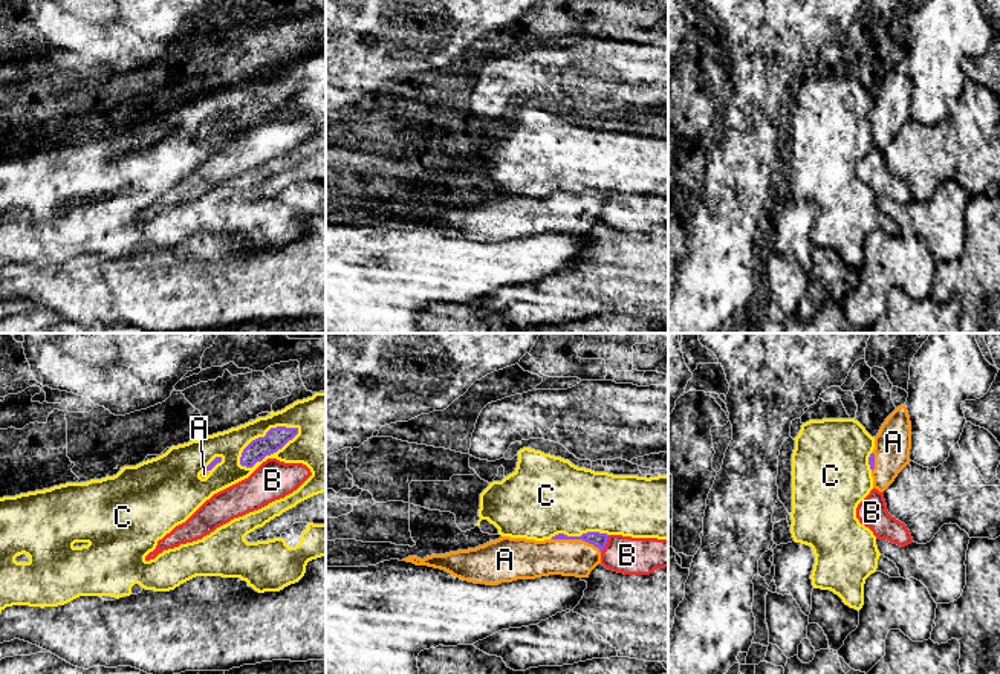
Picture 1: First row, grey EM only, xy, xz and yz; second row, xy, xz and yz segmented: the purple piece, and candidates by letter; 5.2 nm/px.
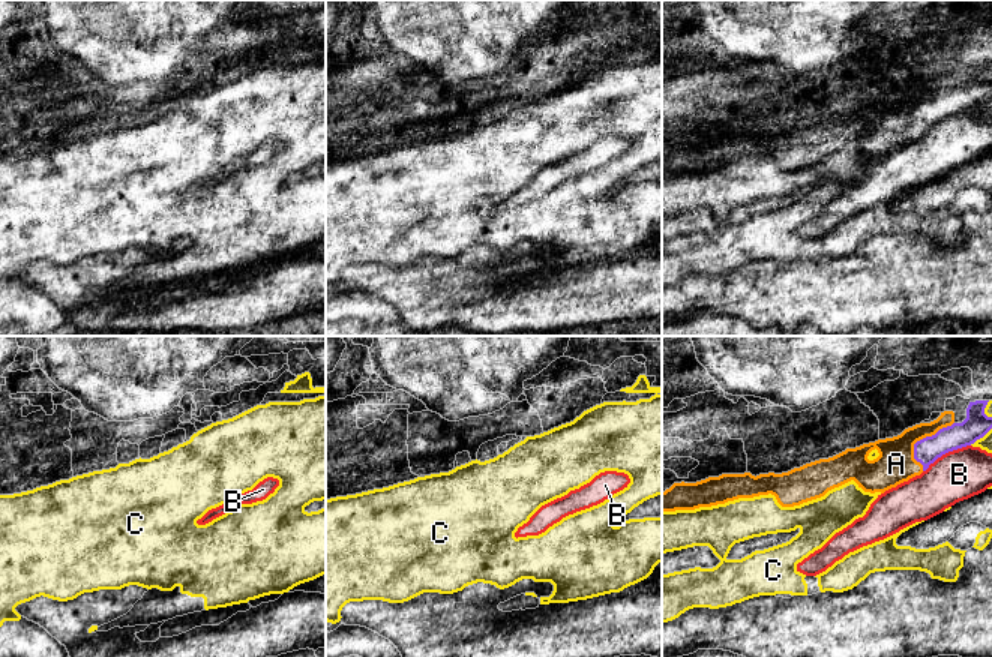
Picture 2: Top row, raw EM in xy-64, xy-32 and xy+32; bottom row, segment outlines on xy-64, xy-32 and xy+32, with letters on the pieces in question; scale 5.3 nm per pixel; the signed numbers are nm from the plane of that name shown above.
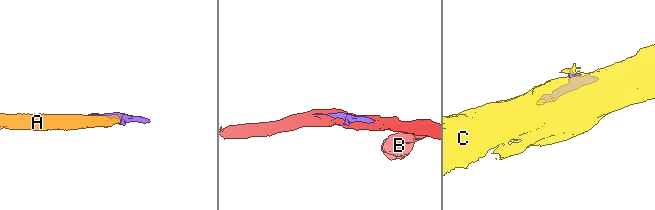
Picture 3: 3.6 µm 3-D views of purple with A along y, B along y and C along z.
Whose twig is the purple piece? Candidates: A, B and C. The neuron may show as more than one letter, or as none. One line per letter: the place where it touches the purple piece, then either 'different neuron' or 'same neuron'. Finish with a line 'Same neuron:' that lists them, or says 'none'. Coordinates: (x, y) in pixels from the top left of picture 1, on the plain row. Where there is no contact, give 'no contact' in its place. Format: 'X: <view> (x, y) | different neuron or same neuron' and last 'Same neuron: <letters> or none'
A: xz (577, 196) | same neuron
B: xz (606, 200) | different neuron
C: xy (269, 112) | different neuron
Same neuron: A

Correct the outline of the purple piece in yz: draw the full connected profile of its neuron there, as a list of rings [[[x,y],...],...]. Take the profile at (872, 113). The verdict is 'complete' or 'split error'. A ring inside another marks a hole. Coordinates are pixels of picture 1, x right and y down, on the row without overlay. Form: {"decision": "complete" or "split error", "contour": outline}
{"decision": "split error", "contour": [[[905,63],[898,64],[882,81],[869,115],[873,145],[884,150],[910,121],[911,79]]]}

